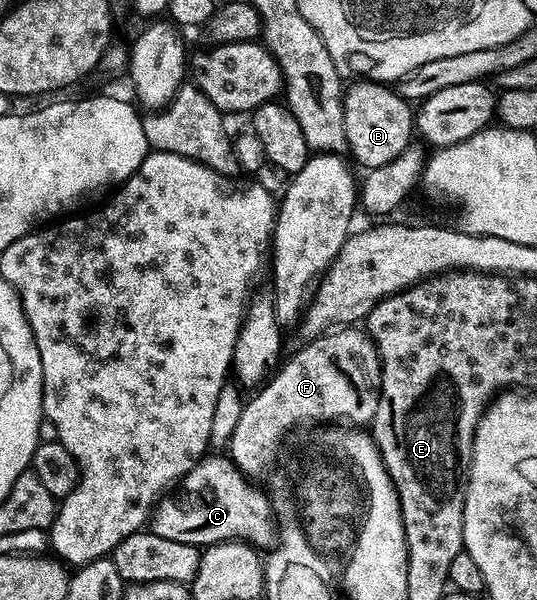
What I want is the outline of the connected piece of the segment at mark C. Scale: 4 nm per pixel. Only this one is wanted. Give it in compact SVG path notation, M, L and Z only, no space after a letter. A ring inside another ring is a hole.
M206 455L197 462L196 467L182 477L160 501L153 507L151 531L171 539L175 543L191 543L198 547L223 544L225 541L242 541L250 537L257 545L272 546L275 541L275 514L270 501L261 489L256 489L254 482L242 473L240 467L225 455Z

